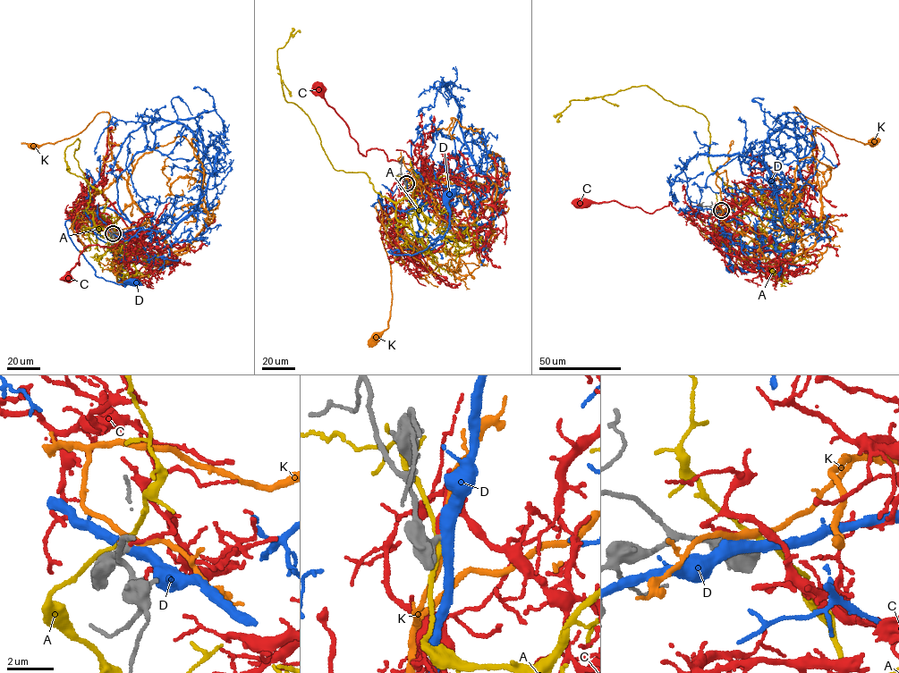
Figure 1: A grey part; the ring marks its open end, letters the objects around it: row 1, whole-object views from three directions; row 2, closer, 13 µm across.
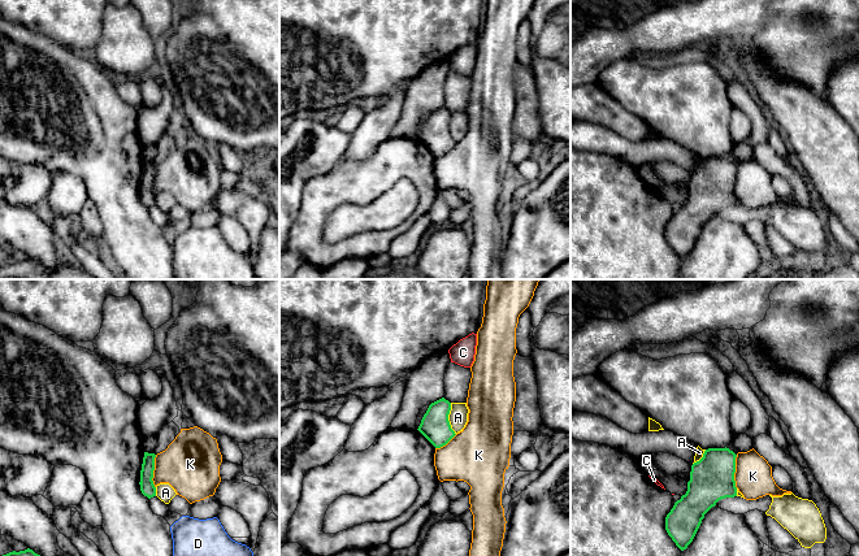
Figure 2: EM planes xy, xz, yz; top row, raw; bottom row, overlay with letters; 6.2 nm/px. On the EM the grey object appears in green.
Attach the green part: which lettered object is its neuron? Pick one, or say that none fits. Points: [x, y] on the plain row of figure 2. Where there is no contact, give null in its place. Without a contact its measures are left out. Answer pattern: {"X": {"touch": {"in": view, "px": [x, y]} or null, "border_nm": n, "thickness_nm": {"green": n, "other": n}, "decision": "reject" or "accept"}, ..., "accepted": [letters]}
{"A": {"touch": {"in": "xz", "px": [447, 127]}, "border_nm": 200, "thickness_nm": {"green": 180, "other": 120}, "decision": "reject"}, "C": {"touch": null, "decision": "reject"}, "D": {"touch": null, "decision": "reject"}, "K": {"touch": {"in": "yz", "px": [734, 181]}, "border_nm": 200, "thickness_nm": {"green": 280, "other": 220}, "decision": "reject"}, "accepted": []}

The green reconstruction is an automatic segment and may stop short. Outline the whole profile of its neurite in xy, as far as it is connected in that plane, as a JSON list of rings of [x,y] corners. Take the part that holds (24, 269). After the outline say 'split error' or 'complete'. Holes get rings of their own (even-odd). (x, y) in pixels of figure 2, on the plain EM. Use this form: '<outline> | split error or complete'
[[[32,259],[0,265],[0,279],[49,279],[47,270]]] | complete

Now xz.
[[[444,107],[431,112],[417,138],[435,157],[446,155],[456,144],[448,130],[450,120],[451,112]]] | complete

